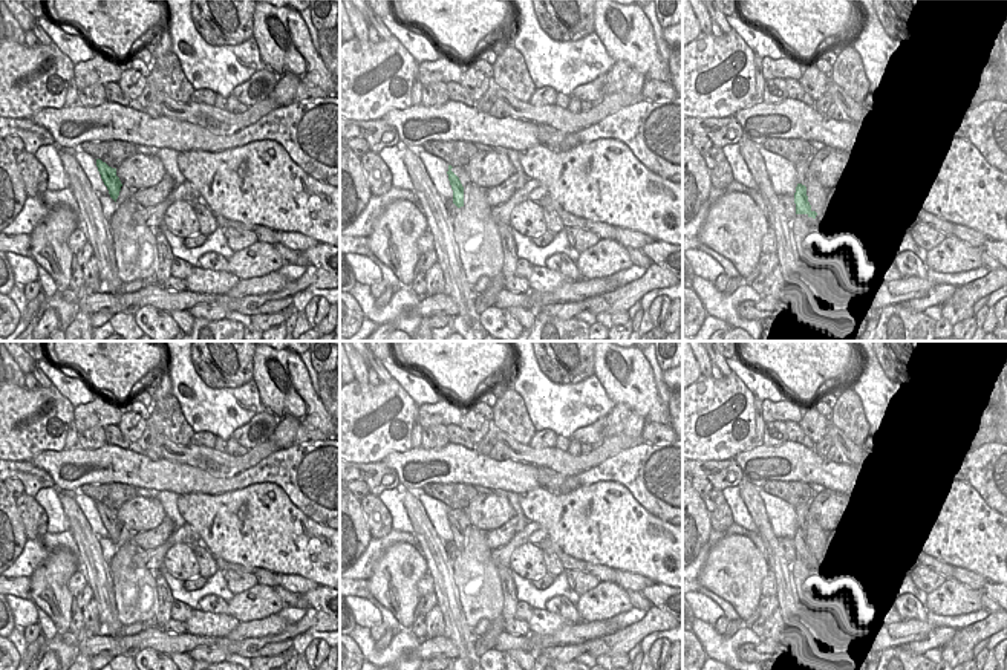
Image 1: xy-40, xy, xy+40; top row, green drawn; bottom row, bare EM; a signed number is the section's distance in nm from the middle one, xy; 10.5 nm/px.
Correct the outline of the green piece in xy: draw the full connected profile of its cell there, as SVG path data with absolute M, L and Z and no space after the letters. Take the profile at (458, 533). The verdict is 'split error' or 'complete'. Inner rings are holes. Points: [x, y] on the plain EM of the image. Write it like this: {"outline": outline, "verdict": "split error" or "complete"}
{"outline": "M448 508L448 523L450 523L450 528L451 528L451 532L453 532L453 546L461 551L464 549L464 529L459 523L459 520L451 514L451 508Z", "verdict": "complete"}

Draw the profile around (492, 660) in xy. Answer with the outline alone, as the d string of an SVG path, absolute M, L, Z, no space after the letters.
M490 649L479 656L482 670L522 670L519 662L513 659L508 652Z

